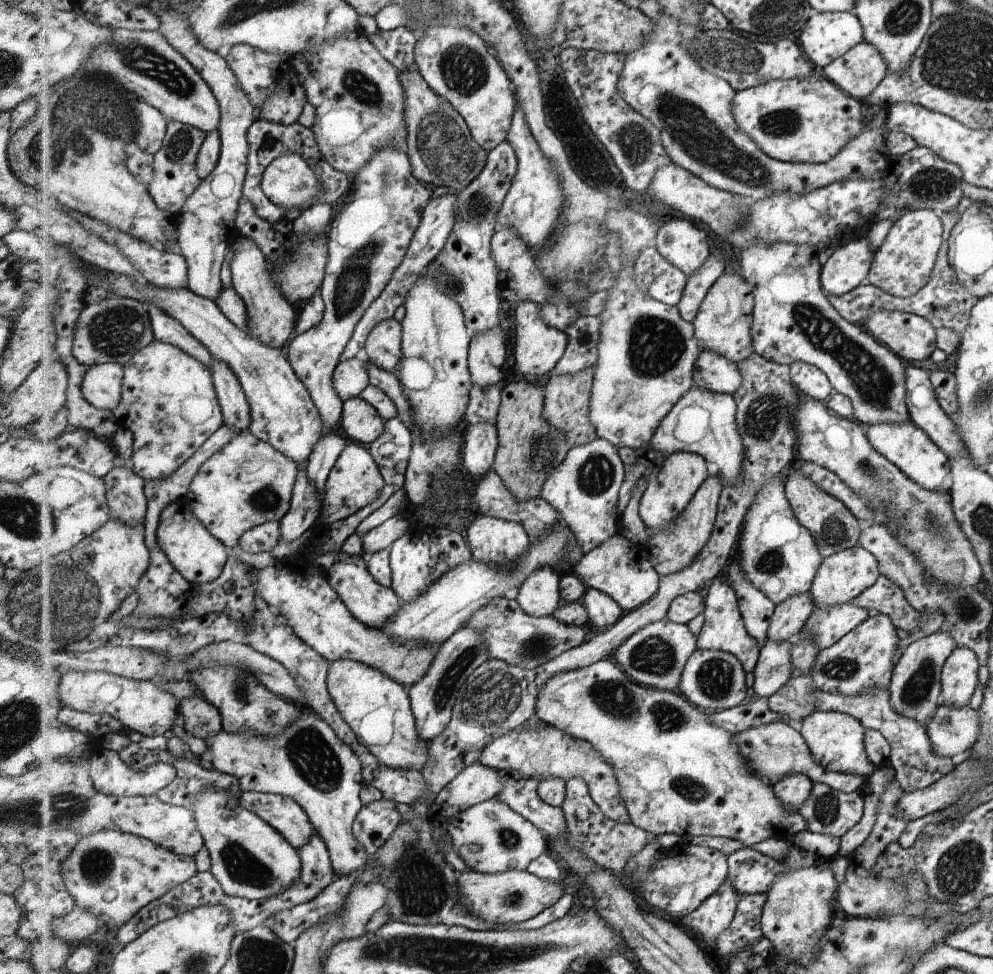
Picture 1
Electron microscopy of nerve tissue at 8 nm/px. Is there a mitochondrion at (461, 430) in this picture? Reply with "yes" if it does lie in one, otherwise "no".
no

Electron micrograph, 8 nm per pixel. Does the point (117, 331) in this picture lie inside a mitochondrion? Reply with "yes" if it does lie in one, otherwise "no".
yes

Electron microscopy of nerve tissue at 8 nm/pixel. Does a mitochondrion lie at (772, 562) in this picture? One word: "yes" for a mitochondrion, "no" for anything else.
yes

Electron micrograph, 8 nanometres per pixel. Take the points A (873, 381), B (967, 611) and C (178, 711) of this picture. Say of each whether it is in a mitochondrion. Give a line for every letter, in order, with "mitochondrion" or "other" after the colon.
A: mitochondrion
B: mitochondrion
C: other

